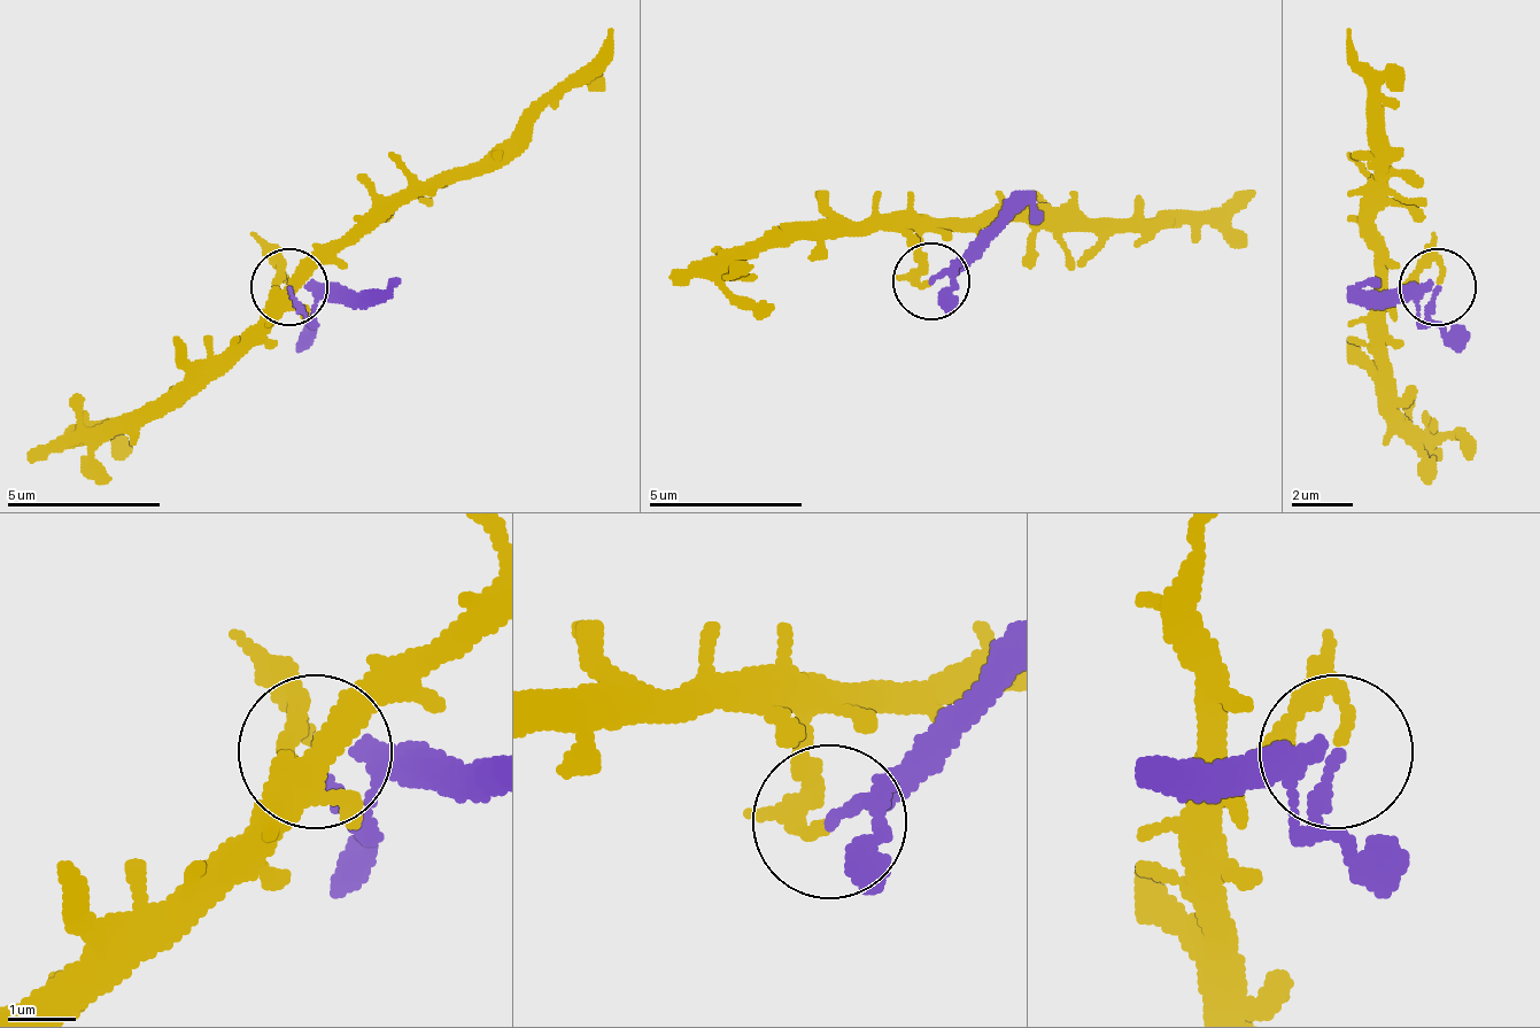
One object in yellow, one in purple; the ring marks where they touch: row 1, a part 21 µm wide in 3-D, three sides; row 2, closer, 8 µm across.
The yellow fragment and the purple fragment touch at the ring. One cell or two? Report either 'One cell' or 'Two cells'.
Two cells

